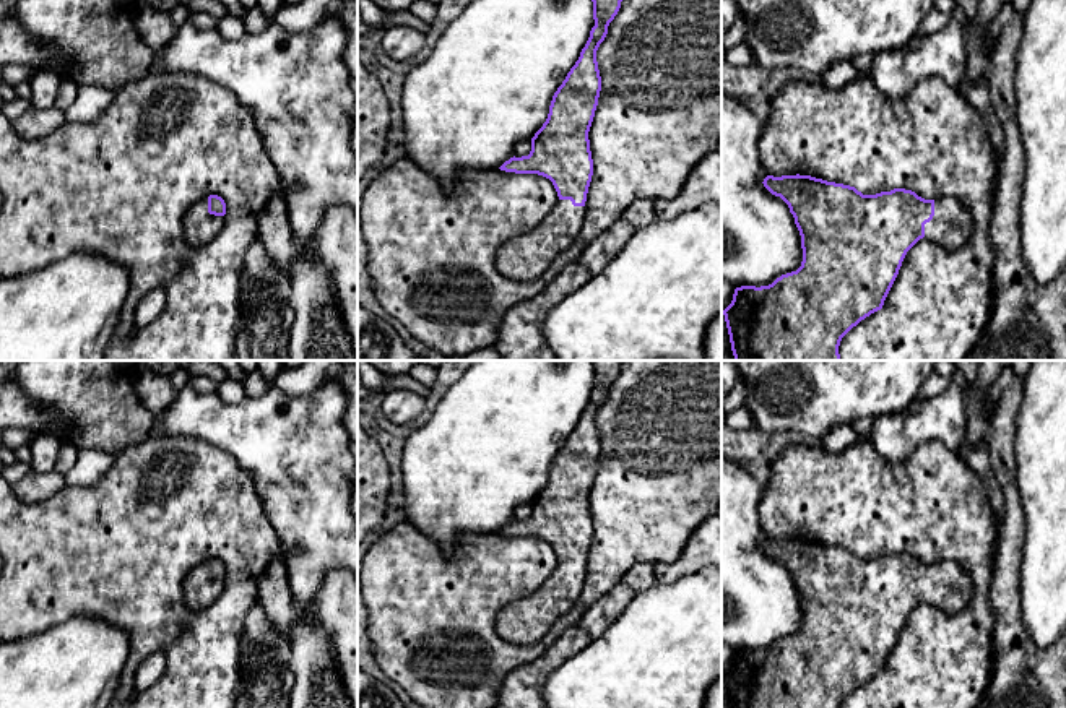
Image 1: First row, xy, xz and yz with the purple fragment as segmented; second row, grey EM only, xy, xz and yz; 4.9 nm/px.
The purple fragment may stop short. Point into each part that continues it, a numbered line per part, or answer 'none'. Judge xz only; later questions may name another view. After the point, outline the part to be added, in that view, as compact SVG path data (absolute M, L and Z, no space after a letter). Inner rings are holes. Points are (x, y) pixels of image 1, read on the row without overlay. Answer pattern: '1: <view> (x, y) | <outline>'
1: xz (527, 621) | M559 563L551 576L528 598L502 607L496 619L499 637L515 645L538 643L580 598L585 570Z

